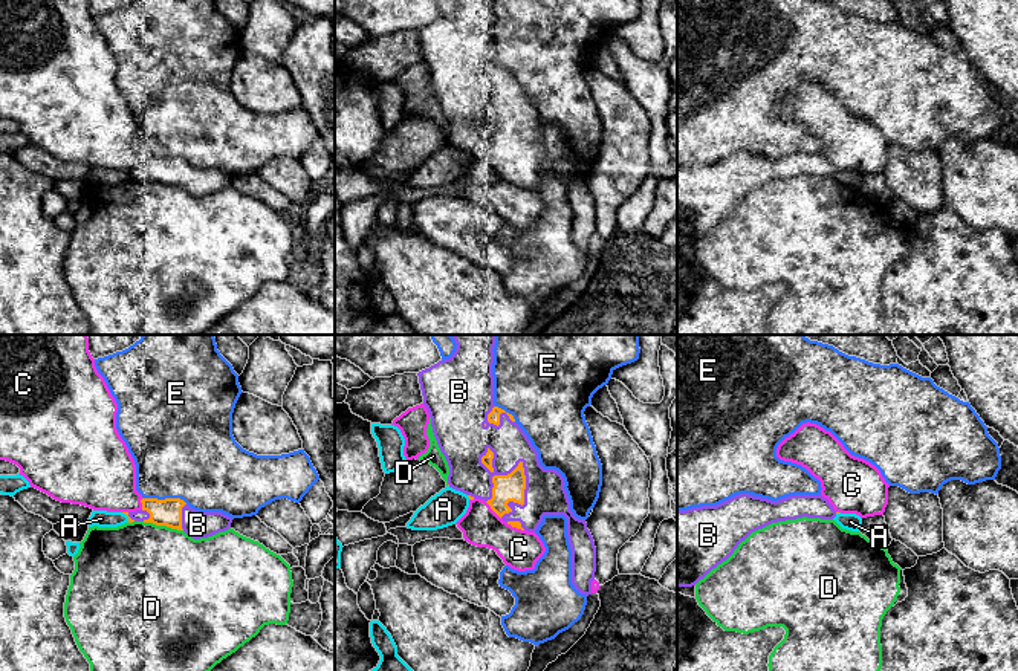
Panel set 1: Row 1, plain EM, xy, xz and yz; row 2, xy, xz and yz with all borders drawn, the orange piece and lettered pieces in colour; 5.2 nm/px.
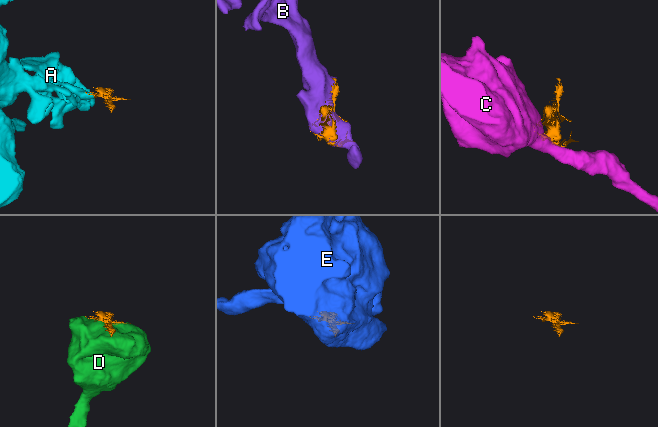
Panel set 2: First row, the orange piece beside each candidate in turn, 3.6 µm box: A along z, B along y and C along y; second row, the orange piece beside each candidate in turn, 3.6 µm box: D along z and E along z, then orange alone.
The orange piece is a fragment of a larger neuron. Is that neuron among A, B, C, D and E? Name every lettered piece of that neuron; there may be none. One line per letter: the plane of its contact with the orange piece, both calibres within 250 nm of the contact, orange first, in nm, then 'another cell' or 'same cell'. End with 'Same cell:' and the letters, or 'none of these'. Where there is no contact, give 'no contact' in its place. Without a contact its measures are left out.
A: contact in xy; calibres 20 and 90 nm; another cell
B: contact in xz; calibres 140 and 220 nm; same cell
C: contact in xz; calibres 140 and 200 nm; another cell
D: contact in xy; calibres 140 and 480 nm; another cell
E: contact in xy; calibres 140 and 460 nm; another cell
Same cell: B

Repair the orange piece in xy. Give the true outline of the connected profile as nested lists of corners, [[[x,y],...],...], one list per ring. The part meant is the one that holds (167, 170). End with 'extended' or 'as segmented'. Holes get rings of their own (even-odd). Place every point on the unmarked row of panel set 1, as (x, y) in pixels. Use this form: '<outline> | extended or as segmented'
[[[142,156],[142,167],[122,170],[128,180],[144,179],[183,188],[194,197],[208,196],[231,185],[232,176],[222,170],[199,170],[180,156]]] | extended

